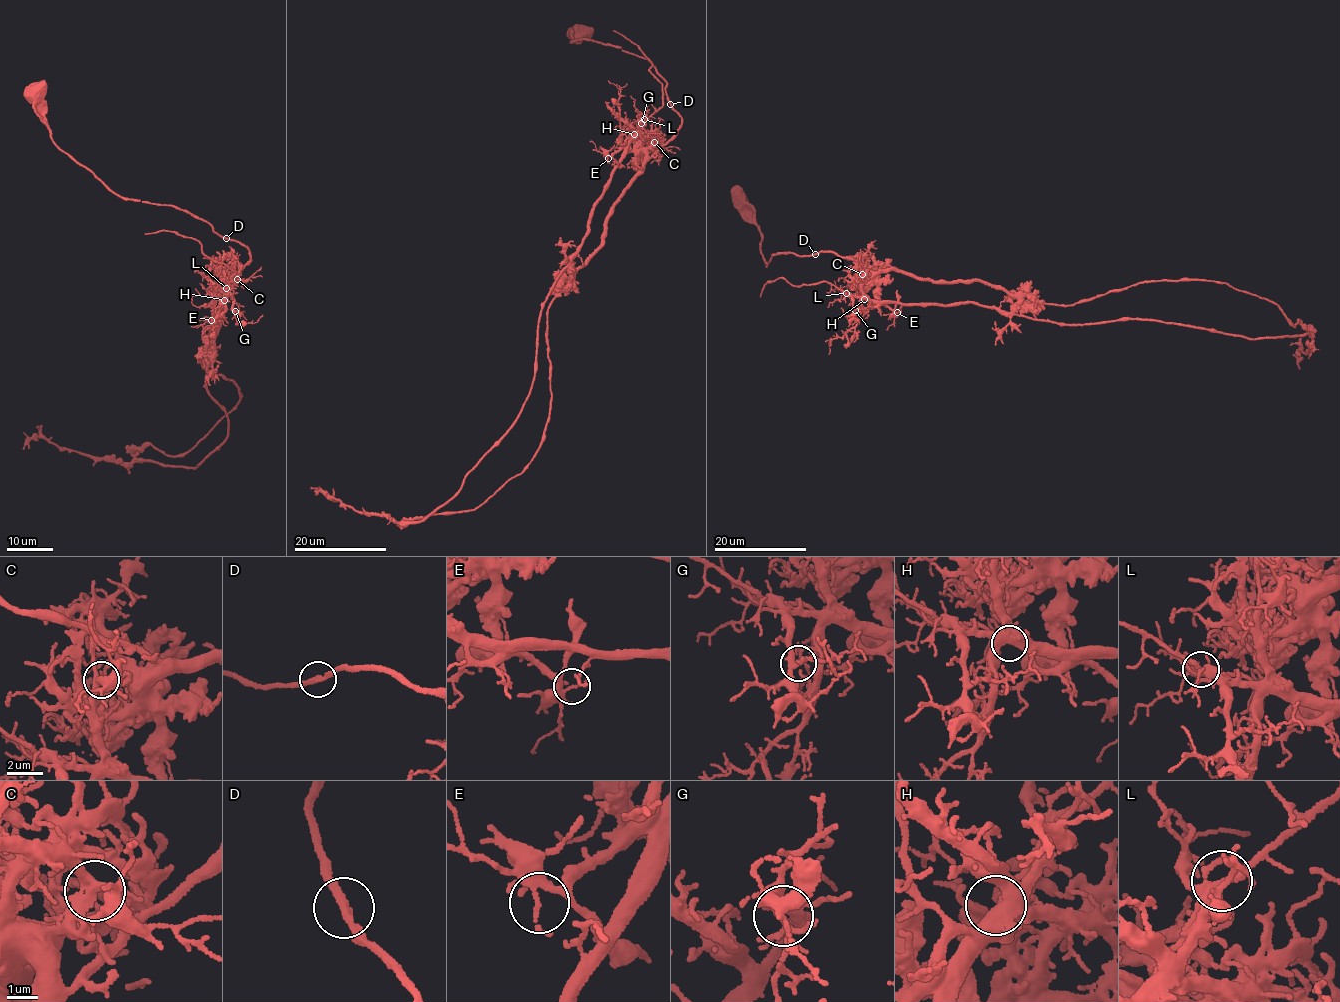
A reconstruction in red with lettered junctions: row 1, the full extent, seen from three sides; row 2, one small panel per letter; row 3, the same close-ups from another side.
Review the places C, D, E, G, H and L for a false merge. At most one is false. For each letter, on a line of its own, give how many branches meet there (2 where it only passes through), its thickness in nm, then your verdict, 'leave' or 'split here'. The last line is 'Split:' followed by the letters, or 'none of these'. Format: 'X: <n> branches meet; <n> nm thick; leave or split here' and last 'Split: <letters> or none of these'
C: 4 branches meet; 320 nm thick; split here
D: 2 branches meet; 240 nm thick; leave
E: 2 branches meet; 170 nm thick; leave
G: 7 branches meet; 280 nm thick; leave
H: 6 branches meet; 500 nm thick; leave
L: 4 branches meet; 320 nm thick; leave
Split: C

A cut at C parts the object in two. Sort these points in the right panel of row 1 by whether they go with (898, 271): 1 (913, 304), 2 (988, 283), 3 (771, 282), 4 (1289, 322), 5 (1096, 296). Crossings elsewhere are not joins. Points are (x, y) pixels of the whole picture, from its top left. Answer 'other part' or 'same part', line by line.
1: other part
2: same part
3: other part
4: same part
5: same part

